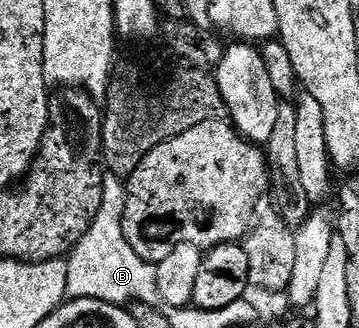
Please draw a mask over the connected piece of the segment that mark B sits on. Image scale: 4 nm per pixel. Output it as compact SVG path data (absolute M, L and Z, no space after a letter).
M105 177L102 188L102 204L98 208L98 216L94 216L94 224L82 236L72 253L67 255L68 275L66 276L66 292L68 298L97 298L115 306L127 307L134 302L161 305L158 292L158 276L156 266L142 260L134 248L126 240L124 231L124 196L126 186L119 178Z

